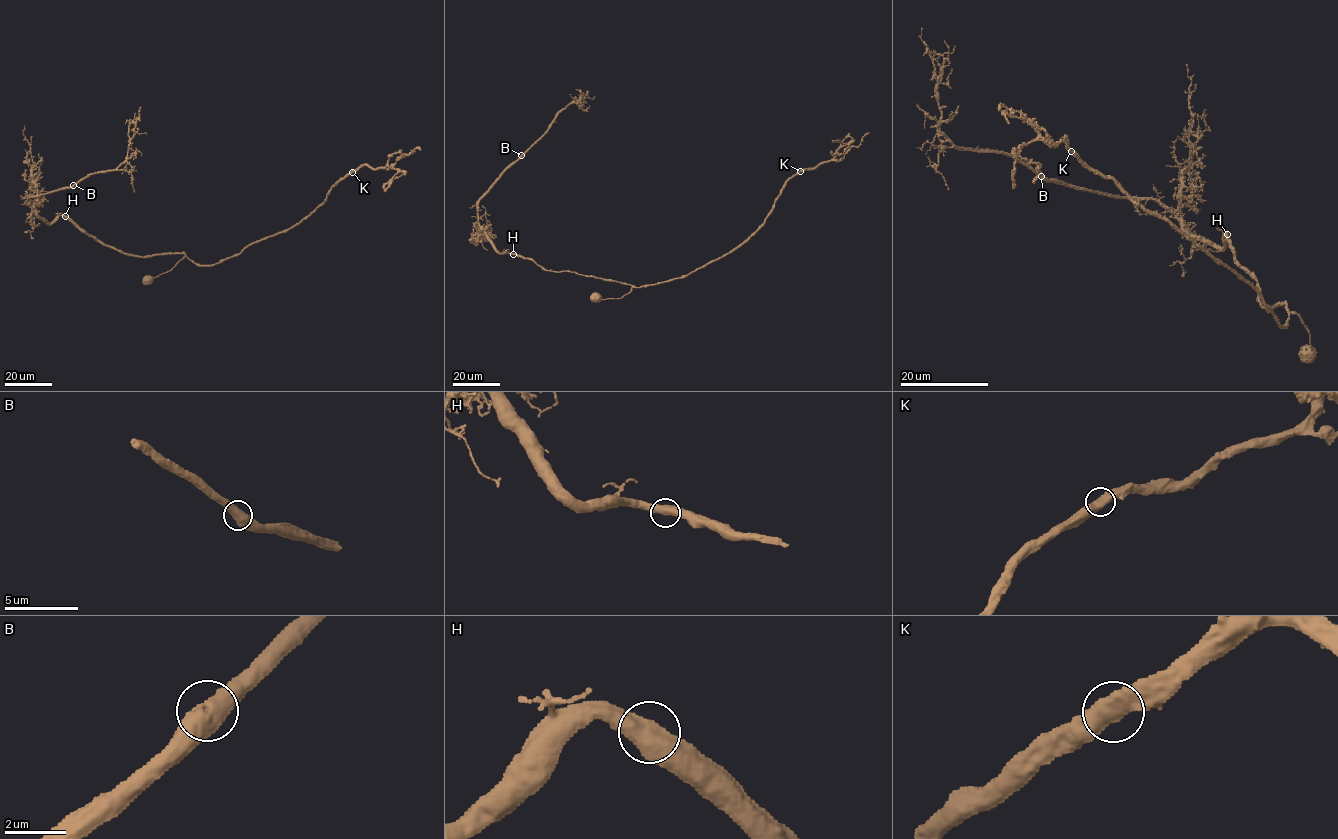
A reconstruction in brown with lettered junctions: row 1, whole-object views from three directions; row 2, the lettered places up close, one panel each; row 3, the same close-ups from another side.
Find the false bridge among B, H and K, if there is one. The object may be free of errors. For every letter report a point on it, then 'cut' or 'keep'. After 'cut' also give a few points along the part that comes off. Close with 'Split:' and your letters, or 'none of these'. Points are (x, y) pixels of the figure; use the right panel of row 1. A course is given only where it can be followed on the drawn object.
B: place (1041, 176); keep
H: place (1227, 234); keep
K: place (1071, 151); keep
Split: none of these

